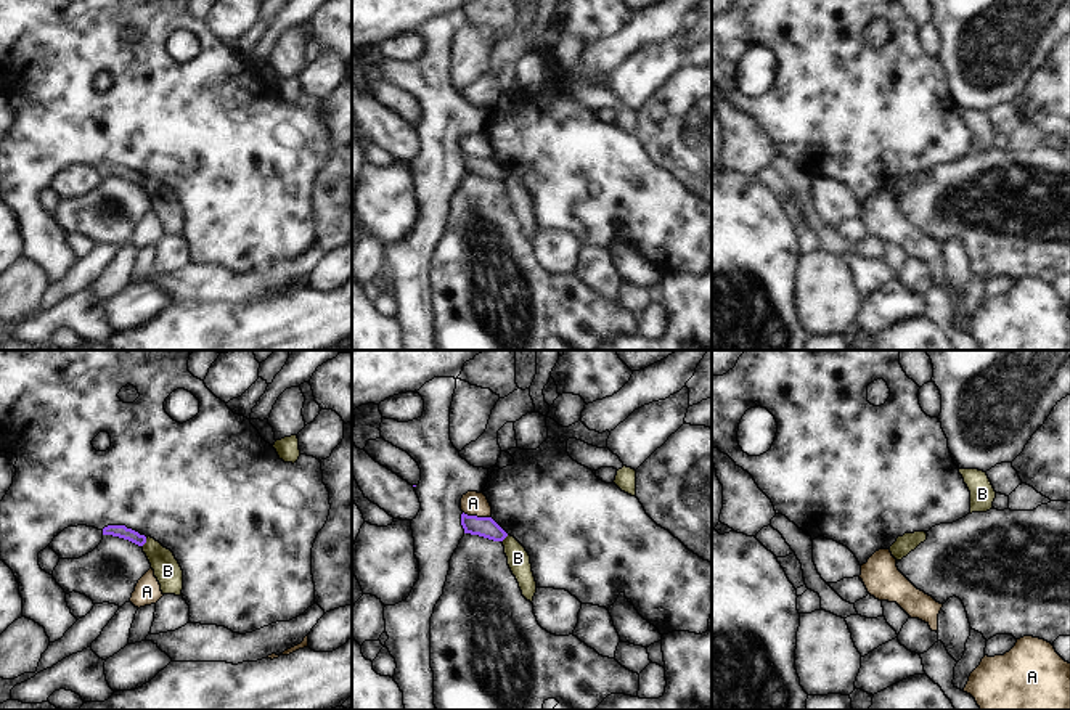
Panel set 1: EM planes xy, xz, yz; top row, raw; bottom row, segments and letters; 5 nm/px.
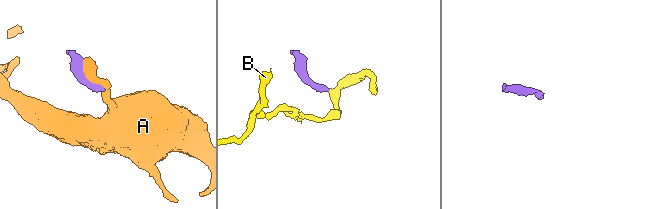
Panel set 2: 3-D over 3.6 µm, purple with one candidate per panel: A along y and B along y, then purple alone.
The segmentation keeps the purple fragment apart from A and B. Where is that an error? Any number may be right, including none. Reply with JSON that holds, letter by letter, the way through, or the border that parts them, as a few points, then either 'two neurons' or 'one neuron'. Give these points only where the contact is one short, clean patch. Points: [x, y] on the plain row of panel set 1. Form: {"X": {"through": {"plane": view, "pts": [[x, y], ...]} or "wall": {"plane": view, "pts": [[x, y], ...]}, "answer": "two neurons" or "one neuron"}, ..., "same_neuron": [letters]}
{"A": {"answer": "two neurons"}, "B": {"wall": {"plane": "xy", "pts": [[147, 179], [142, 185]]}, "answer": "two neurons"}, "same_neuron": []}

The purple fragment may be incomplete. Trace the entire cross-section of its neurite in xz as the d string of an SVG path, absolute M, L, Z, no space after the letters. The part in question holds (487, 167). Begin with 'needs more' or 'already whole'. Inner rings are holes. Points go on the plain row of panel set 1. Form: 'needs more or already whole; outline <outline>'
already whole; outline M461 154L464 173L479 175L493 182L503 182L508 173L492 159Z

